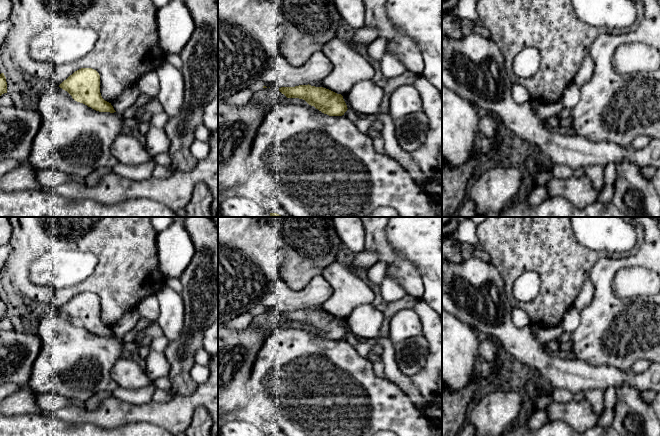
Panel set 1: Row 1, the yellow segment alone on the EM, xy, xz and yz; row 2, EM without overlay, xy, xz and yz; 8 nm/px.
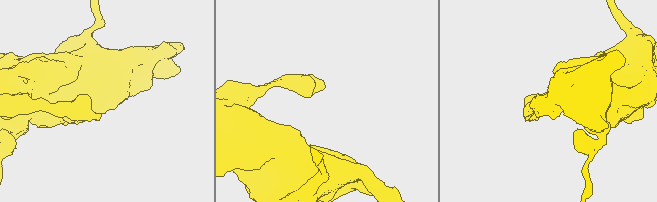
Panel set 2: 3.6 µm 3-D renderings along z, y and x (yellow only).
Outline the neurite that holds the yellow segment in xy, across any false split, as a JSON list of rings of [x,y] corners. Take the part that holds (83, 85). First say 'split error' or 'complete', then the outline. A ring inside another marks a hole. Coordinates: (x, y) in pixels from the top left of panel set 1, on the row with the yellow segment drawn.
complete; [[[81,68],[75,71],[66,80],[64,80],[59,87],[67,91],[75,101],[83,103],[96,111],[110,113],[116,112],[111,103],[102,98],[100,93],[100,75],[92,68]]]

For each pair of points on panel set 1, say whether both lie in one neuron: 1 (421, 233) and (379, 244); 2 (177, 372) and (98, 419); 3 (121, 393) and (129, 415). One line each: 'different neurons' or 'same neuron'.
1: different neurons
2: different neurons
3: different neurons

